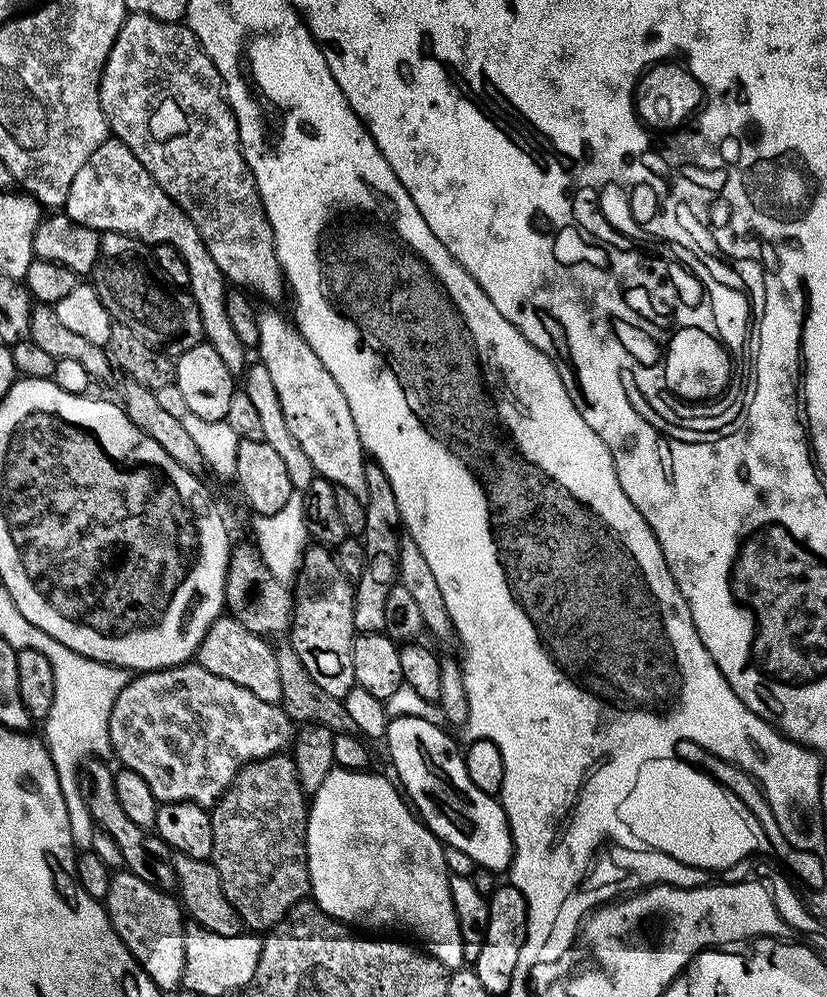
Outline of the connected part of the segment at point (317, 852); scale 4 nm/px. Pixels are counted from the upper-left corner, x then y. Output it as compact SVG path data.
M393 716L388 722L388 756L404 783L404 788L422 816L426 828L409 810L399 792L386 778L369 771L335 768L311 797L308 810L308 882L311 899L323 912L352 926L410 926L425 940L425 949L448 967L465 967L464 943L458 927L457 911L450 898L451 875L445 864L443 843L465 851L479 867L505 873L512 863L512 836L508 819L497 797L492 797L470 780L464 753L435 724L435 719Z

